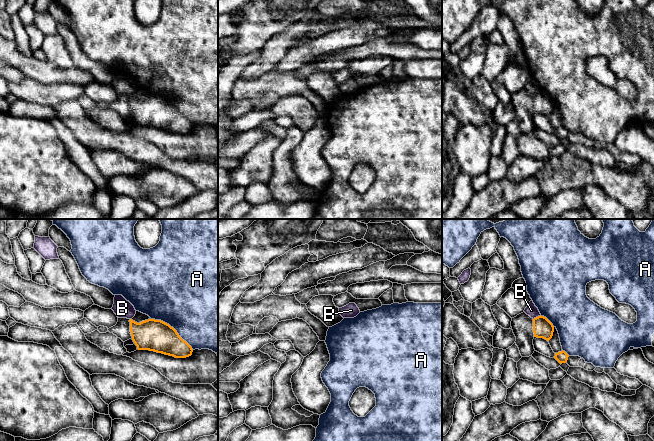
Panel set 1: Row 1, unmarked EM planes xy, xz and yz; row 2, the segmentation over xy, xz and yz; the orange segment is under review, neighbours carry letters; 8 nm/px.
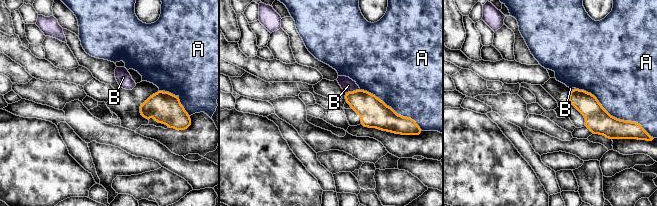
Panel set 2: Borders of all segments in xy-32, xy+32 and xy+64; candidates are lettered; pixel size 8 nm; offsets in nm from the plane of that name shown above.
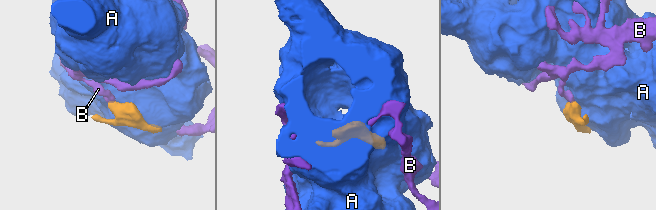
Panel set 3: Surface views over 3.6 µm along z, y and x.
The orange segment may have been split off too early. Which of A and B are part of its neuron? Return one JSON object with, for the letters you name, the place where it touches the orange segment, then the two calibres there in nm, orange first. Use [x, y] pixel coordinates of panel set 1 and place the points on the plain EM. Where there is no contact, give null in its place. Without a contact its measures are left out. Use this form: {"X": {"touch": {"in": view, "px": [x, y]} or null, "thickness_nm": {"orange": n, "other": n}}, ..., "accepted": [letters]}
{"accepted": []}

